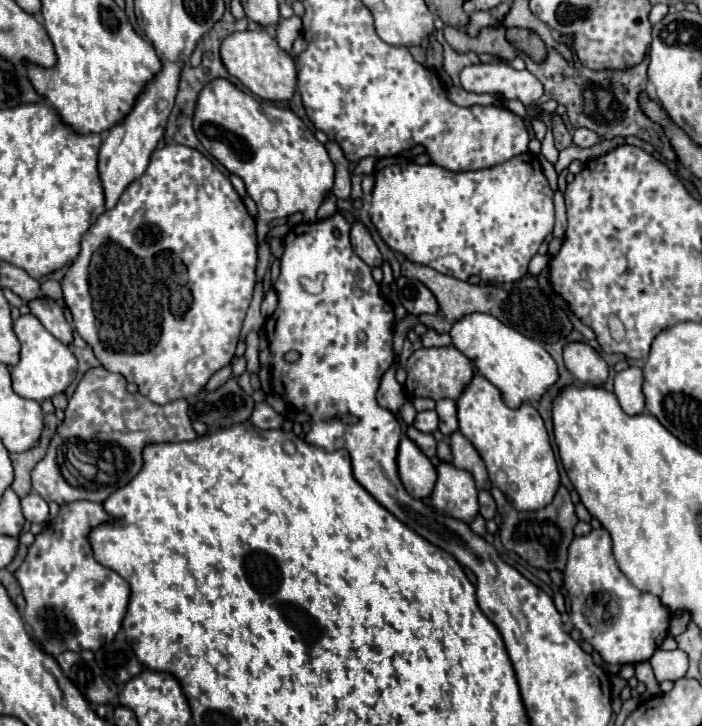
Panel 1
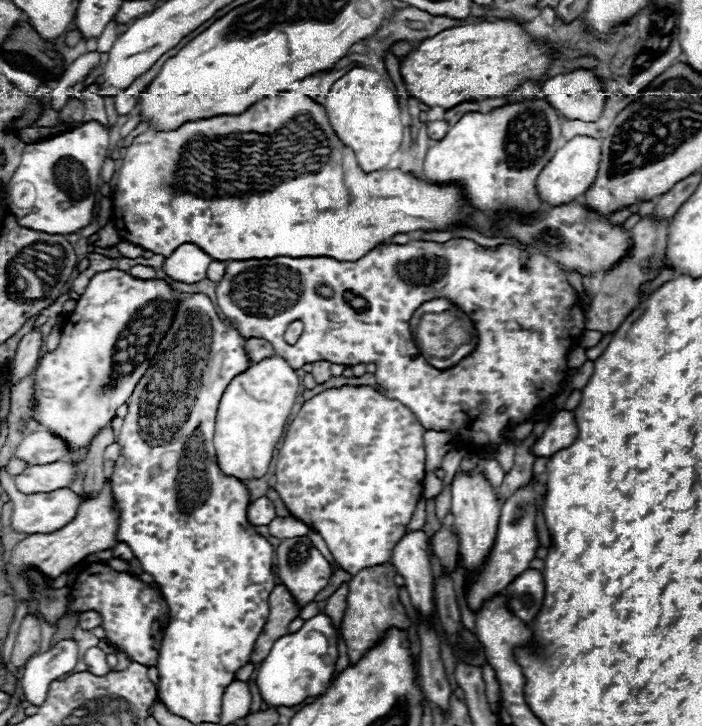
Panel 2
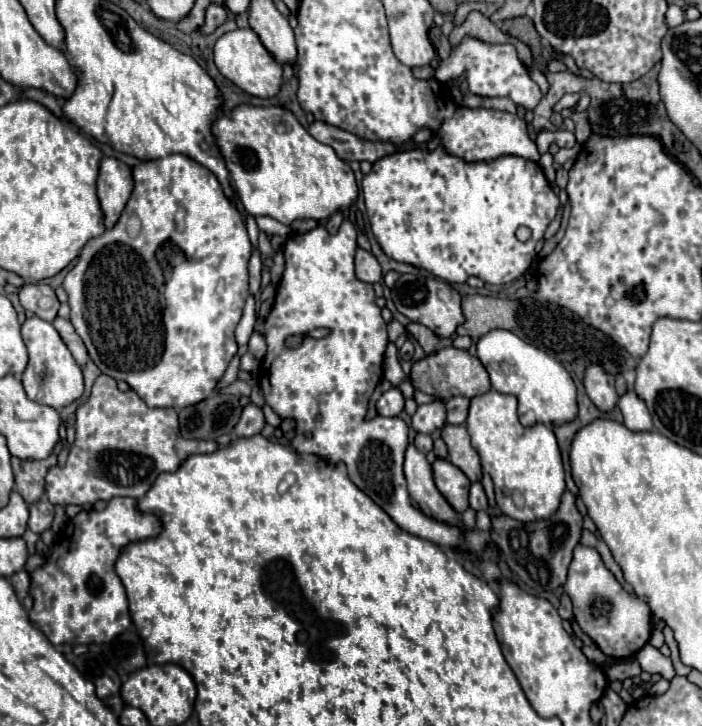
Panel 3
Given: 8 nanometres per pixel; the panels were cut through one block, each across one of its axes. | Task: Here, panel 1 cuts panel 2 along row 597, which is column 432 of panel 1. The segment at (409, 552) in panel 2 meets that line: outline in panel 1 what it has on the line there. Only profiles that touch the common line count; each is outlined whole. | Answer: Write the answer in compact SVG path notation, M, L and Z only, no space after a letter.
M424 410L424 412L418 412L416 414L416 420L414 420L414 428L420 430L420 432L434 432L438 428L438 414L436 410Z

